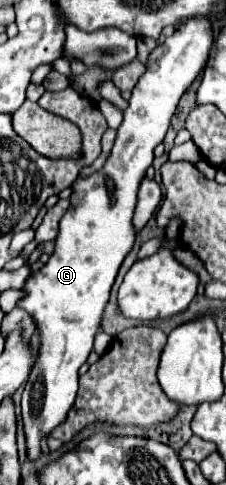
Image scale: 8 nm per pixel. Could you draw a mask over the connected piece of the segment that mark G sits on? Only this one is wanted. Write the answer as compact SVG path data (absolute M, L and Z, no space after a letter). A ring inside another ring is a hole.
M194 16L184 20L164 44L154 48L146 64L146 74L132 90L130 106L124 112L108 160L98 172L74 180L70 208L60 220L54 252L40 270L30 270L24 282L24 298L16 302L16 308L26 310L38 330L38 356L22 392L24 432L32 460L40 454L40 438L48 436L74 404L78 368L92 352L92 342L100 330L114 278L136 240L132 218L138 204L140 182L152 166L154 148L164 140L180 96L206 64L210 44L210 20L206 16ZM106 182L114 184L112 192Z

